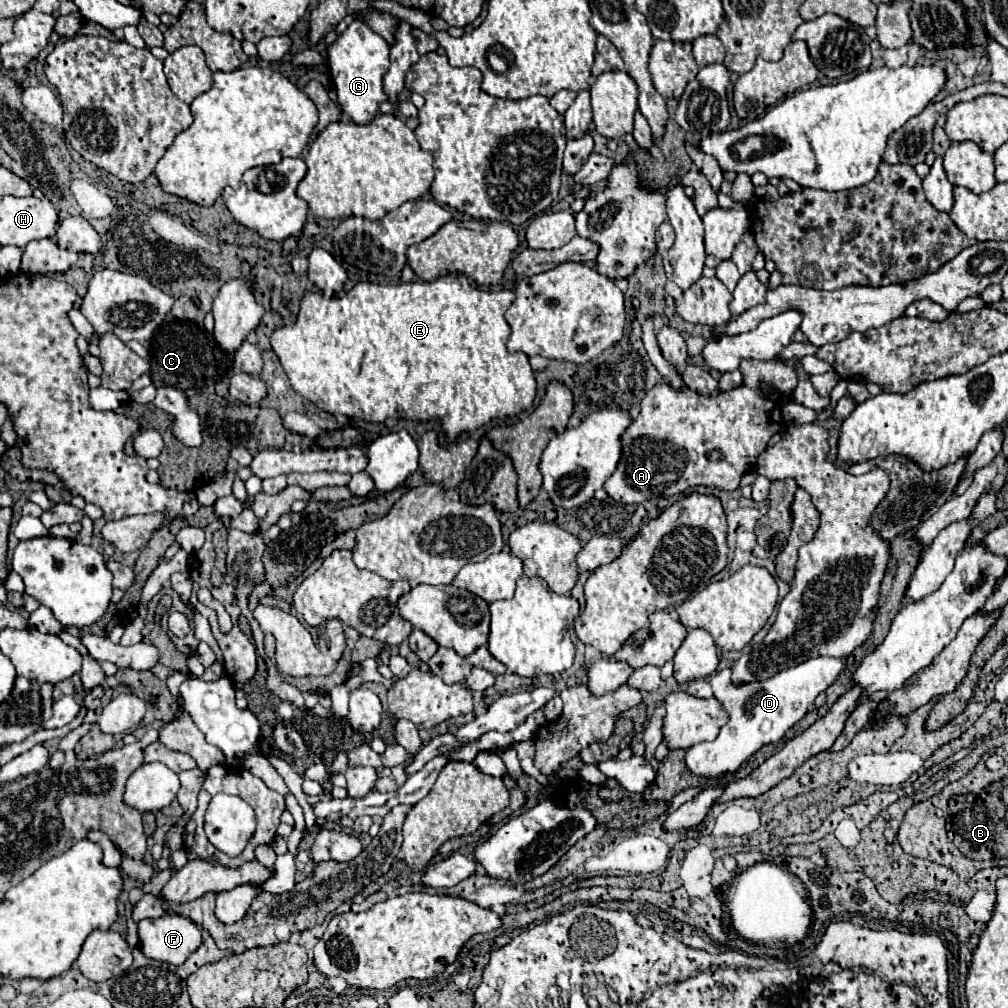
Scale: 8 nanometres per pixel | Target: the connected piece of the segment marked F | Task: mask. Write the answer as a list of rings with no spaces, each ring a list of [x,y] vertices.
[[[165,914],[139,922],[139,946],[151,960],[179,966],[201,946],[201,942],[199,926],[179,914]]]

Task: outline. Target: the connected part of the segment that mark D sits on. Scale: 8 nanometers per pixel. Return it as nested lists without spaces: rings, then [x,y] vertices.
[[[817,656],[803,664],[797,664],[765,682],[749,682],[745,686],[731,684],[731,670],[723,668],[709,678],[713,694],[721,700],[725,710],[729,710],[729,722],[721,728],[713,742],[701,742],[687,750],[687,768],[697,776],[719,776],[725,772],[735,772],[751,754],[755,754],[763,744],[777,742],[785,732],[799,722],[815,704],[815,698],[825,692],[845,670],[845,658]]]

